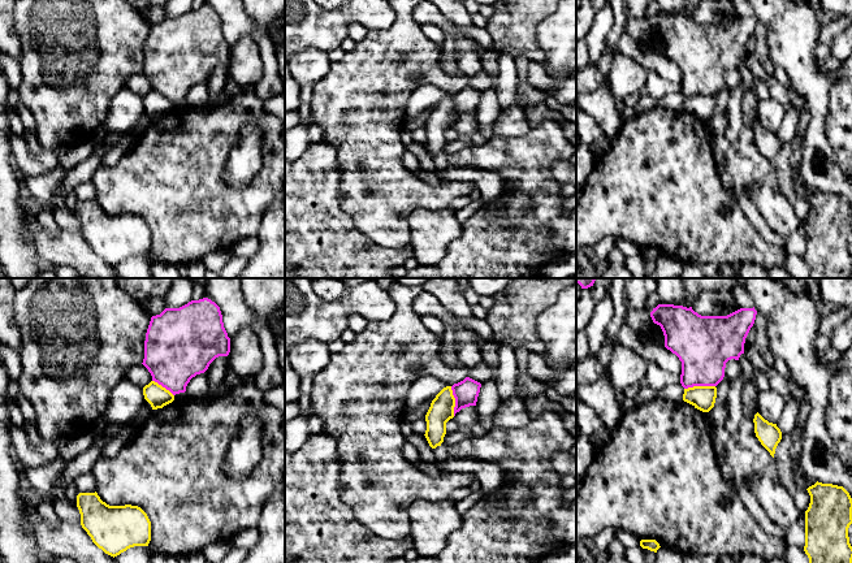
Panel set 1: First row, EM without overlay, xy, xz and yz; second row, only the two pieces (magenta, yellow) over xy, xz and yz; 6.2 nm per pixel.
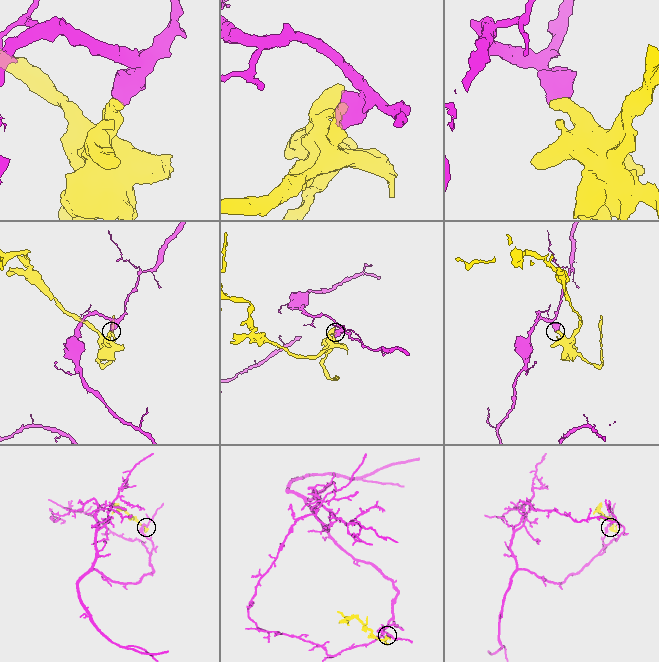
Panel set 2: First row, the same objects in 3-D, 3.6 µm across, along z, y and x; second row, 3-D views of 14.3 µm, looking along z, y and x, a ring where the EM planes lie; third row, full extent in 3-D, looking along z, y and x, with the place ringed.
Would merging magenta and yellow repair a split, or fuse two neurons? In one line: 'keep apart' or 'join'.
keep apart

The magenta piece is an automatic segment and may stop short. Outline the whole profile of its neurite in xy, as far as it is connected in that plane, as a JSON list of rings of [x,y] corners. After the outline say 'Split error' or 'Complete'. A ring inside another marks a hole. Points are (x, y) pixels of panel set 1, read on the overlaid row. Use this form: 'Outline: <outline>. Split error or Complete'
Outline: [[[208,298],[191,300],[180,308],[165,308],[152,316],[144,341],[143,365],[173,395],[185,393],[193,377],[204,373],[219,356],[230,352],[230,338],[224,328],[220,307]]]. Complete

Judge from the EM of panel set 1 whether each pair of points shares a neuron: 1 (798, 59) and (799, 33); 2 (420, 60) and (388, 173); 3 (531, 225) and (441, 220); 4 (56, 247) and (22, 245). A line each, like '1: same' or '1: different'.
1: same
2: same
3: different
4: different

